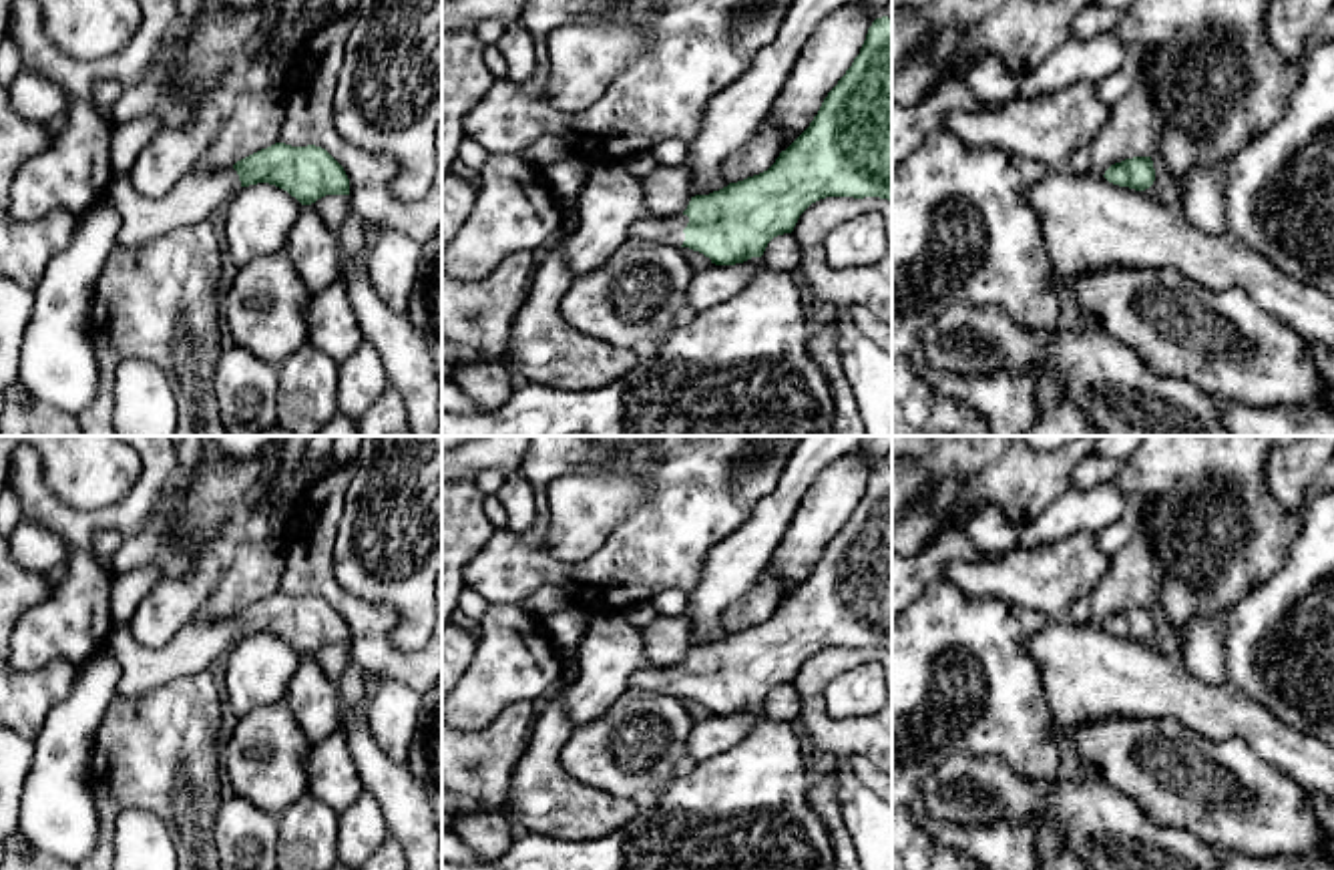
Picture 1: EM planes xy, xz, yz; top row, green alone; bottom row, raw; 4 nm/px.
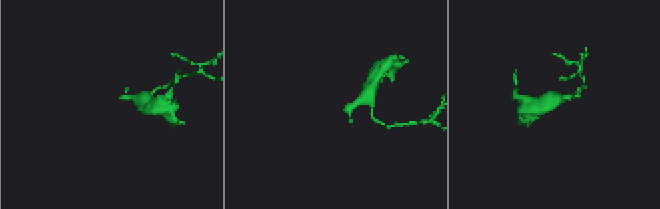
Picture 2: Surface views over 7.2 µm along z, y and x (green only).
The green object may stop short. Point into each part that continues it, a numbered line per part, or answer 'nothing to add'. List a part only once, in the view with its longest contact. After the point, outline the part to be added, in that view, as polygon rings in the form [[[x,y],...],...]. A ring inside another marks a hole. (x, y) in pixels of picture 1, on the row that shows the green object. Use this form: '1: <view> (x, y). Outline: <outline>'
1: xz (655, 230). Outline: [[[647,213],[643,219],[629,227],[629,239],[665,243],[681,247],[685,241],[683,229],[687,227],[687,215],[655,217]]]

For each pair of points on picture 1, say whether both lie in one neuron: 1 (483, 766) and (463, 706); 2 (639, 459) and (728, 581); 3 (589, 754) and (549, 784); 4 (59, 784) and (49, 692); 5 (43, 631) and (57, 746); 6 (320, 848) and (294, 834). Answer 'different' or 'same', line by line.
1: different
2: different
3: different
4: different
5: different
6: same

